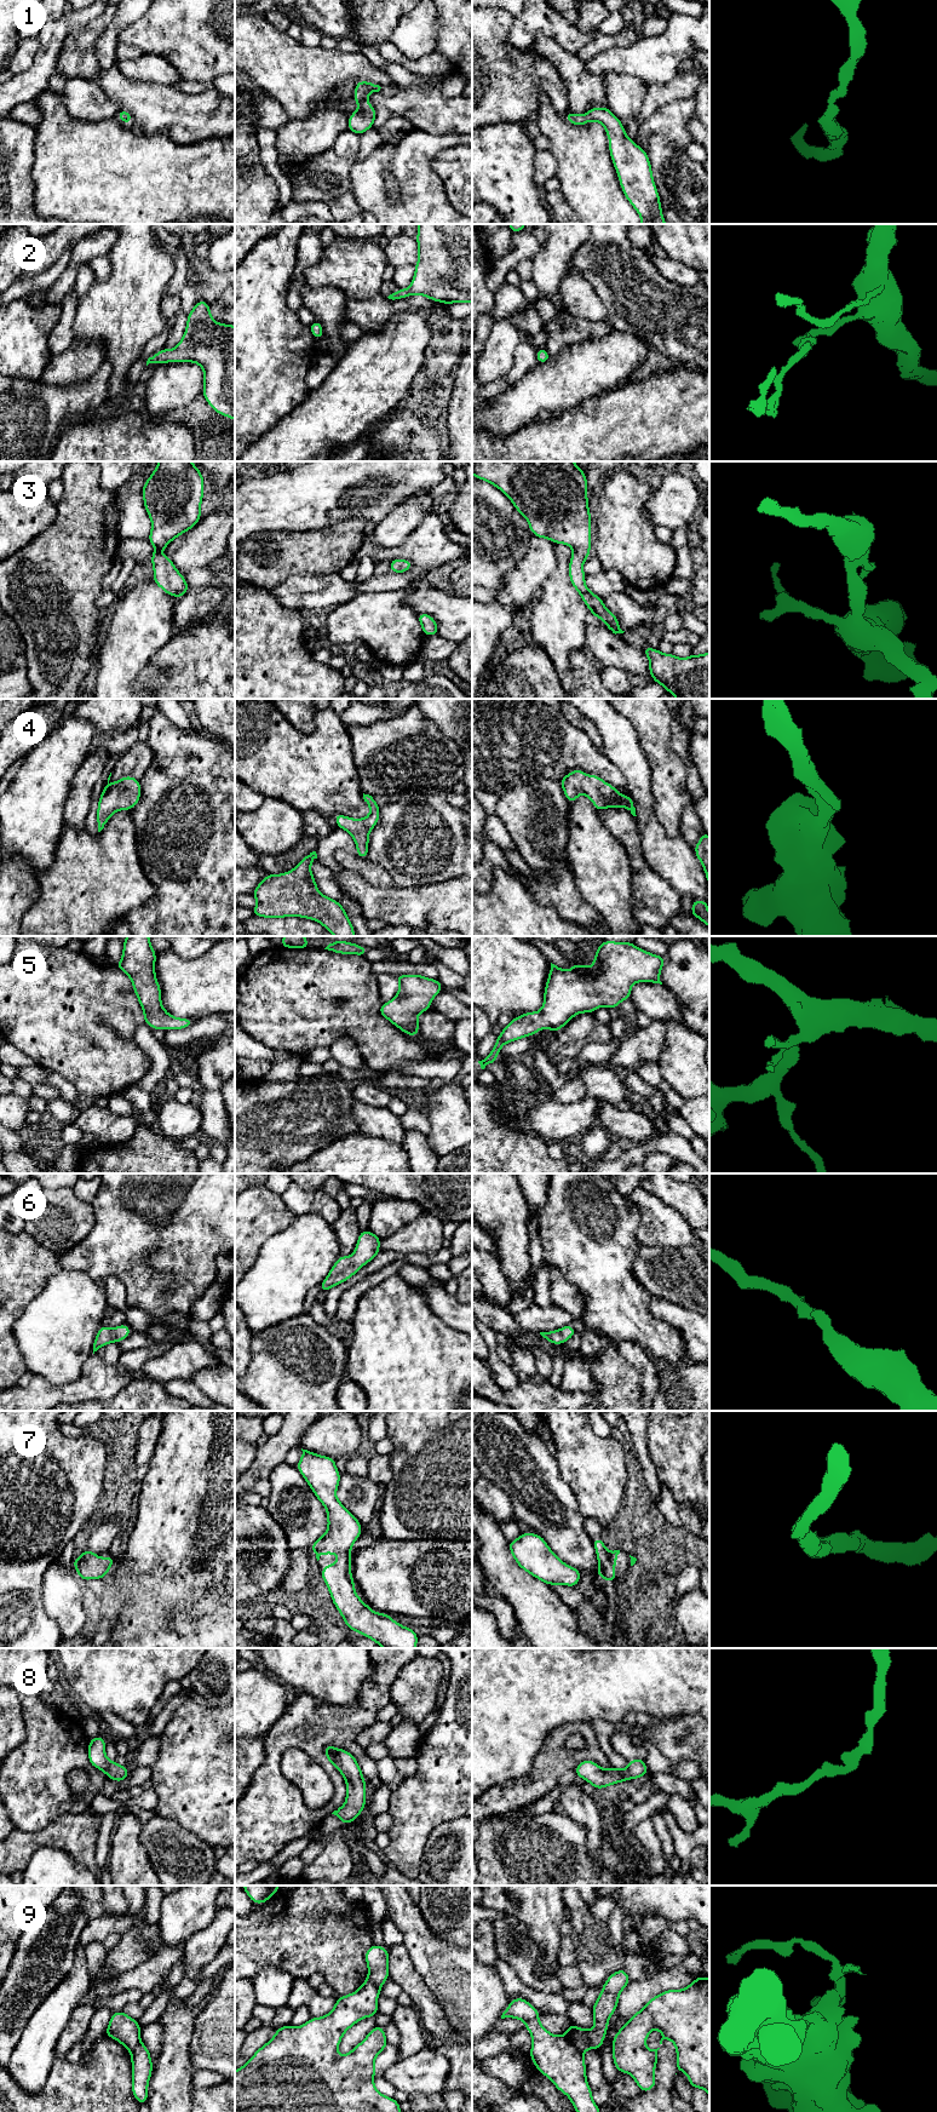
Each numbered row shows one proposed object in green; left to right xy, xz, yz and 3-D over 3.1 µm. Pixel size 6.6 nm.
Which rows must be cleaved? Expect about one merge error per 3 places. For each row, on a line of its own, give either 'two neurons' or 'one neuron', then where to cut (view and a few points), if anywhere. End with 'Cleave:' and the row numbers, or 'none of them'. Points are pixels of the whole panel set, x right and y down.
1: one neuron; cut none
2: one neuron; cut none
3: one neuron; cut none
4: one neuron; cut none
5: one neuron; cut none
6: one neuron; cut none
7: one neuron; cut none
8: one neuron; cut none
9: two neurons; cut yz (564, 2035), (568, 2043), (581, 2054)
Cleave: 9

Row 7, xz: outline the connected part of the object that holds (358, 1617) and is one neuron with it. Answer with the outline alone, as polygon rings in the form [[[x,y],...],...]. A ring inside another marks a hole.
[[[301,1448],[301,1451],[301,1458],[295,1468],[300,1471],[317,1499],[326,1508],[328,1520],[326,1533],[311,1545],[310,1550],[316,1554],[317,1561],[323,1554],[335,1554],[340,1559],[338,1562],[329,1563],[321,1569],[322,1579],[330,1592],[333,1603],[350,1630],[372,1638],[384,1648],[416,1648],[419,1636],[415,1631],[395,1622],[389,1614],[373,1612],[355,1591],[355,1582],[351,1576],[351,1546],[362,1534],[362,1528],[360,1521],[335,1496],[340,1482],[340,1473],[335,1467],[335,1459],[316,1454],[307,1450]]]

